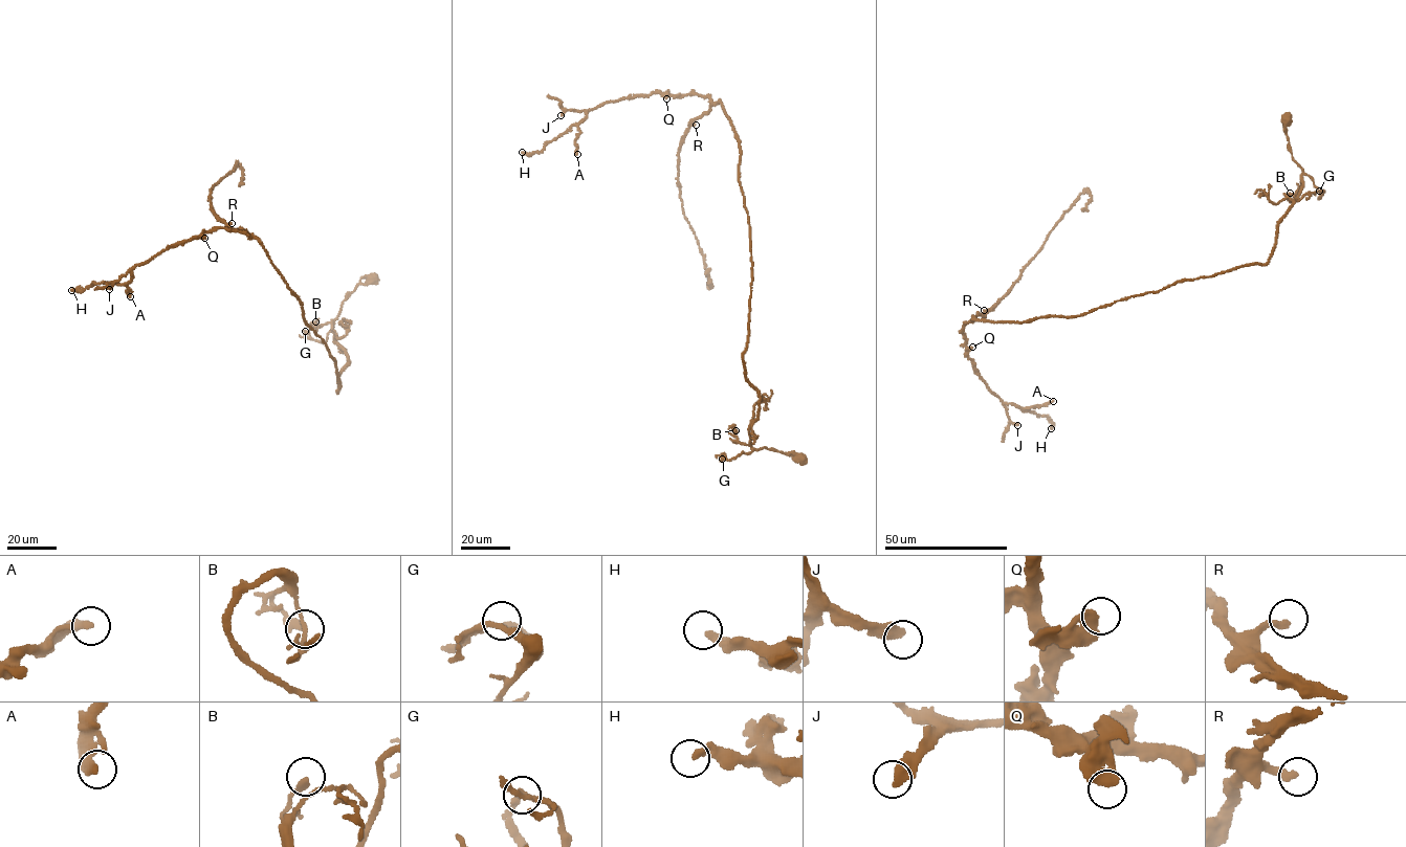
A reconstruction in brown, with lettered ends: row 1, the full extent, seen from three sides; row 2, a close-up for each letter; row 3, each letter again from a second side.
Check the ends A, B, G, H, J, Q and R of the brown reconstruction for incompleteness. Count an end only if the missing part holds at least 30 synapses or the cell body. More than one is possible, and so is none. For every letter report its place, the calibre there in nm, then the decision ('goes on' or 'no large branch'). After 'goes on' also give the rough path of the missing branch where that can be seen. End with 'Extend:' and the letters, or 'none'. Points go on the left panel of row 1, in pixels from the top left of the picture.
A: (130, 296) | 320 nm | no large branch
B: (315, 321) | 300 nm | no large branch
G: (305, 331) | 200 nm | no large branch
H: (71, 290) | 280 nm | no large branch
J: (109, 289) | 400 nm | goes on | (109, 289), (80, 292), (75, 303), (83, 303)
Q: (204, 238) | 500 nm | no large branch
R: (232, 223) | 280 nm | no large branch
Extend: J

